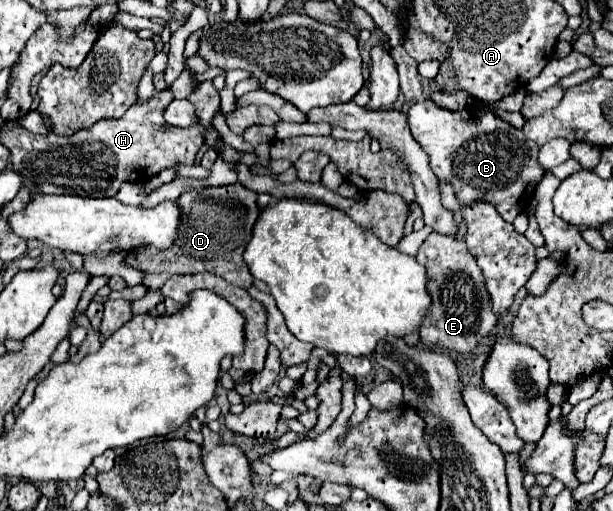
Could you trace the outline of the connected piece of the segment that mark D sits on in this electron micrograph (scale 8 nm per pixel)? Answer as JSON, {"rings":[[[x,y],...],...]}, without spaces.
{"rings":[[[236,182],[230,186],[184,192],[178,202],[184,208],[184,224],[180,226],[180,236],[176,244],[168,248],[168,252],[160,252],[156,248],[138,248],[136,252],[132,252],[132,264],[144,272],[142,284],[148,290],[160,290],[162,282],[174,274],[210,272],[222,276],[234,286],[252,286],[254,278],[242,254],[248,244],[248,234],[252,238],[252,228],[260,214],[256,192]]]}

